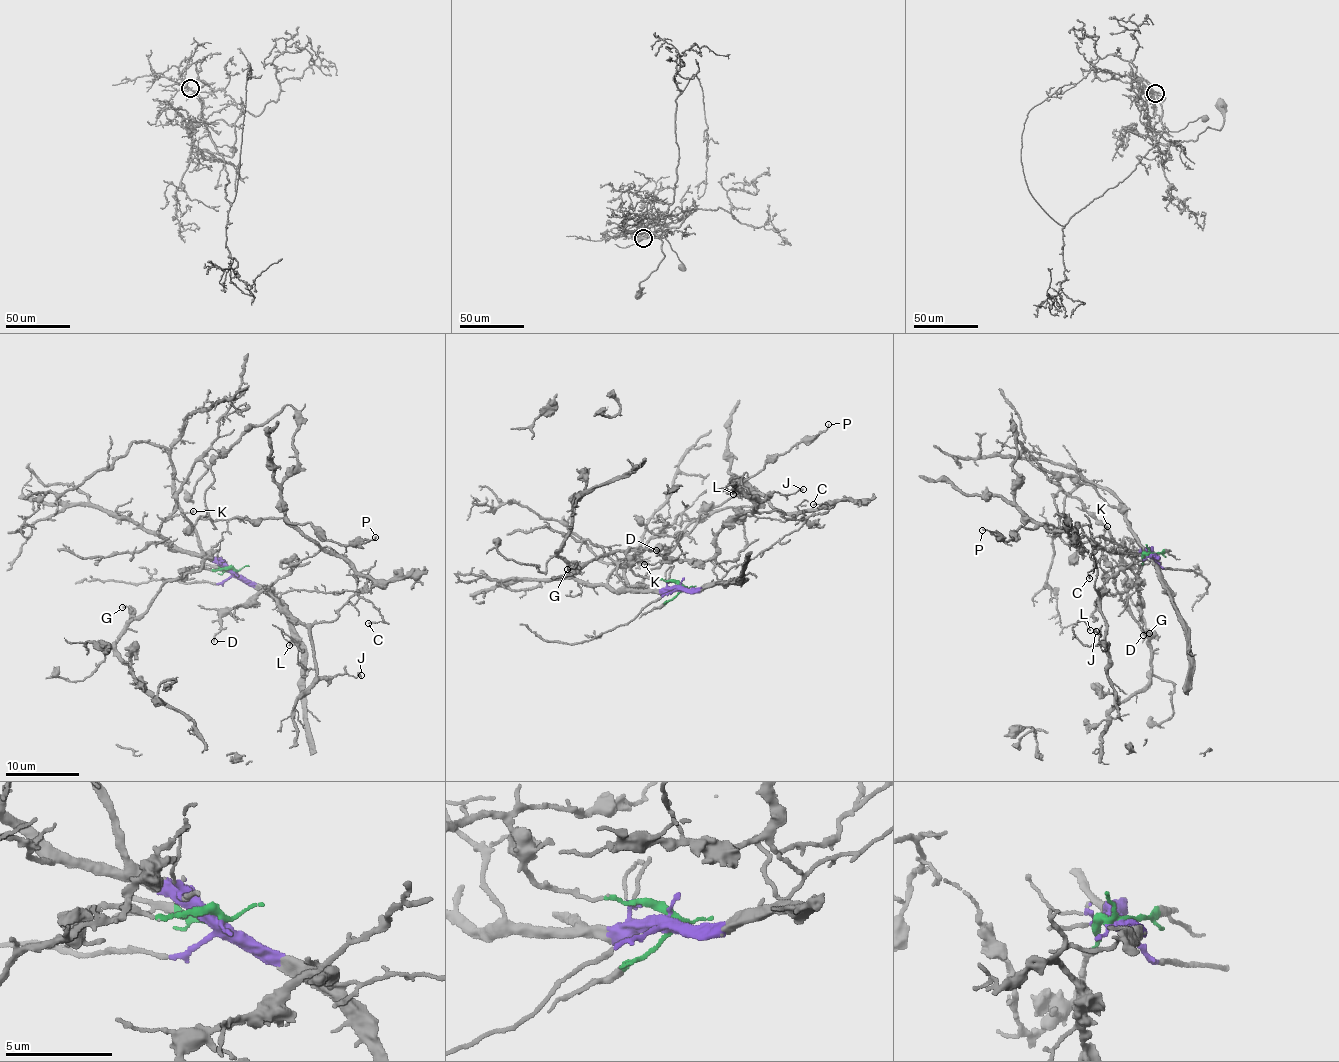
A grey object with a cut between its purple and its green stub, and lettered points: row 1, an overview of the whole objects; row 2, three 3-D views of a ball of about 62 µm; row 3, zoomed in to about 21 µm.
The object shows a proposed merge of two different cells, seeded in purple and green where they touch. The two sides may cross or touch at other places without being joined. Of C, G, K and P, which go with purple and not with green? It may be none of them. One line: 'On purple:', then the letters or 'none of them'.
On purple: C, K

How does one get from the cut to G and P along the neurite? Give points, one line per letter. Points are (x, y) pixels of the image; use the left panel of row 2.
G: (235, 571), (190, 569), (174, 581), (167, 581), (142, 614), (133, 614), (122, 607)
P: (235, 571), (190, 569), (180, 577), (196, 571), (238, 516), (308, 523), (344, 545), (376, 536)

